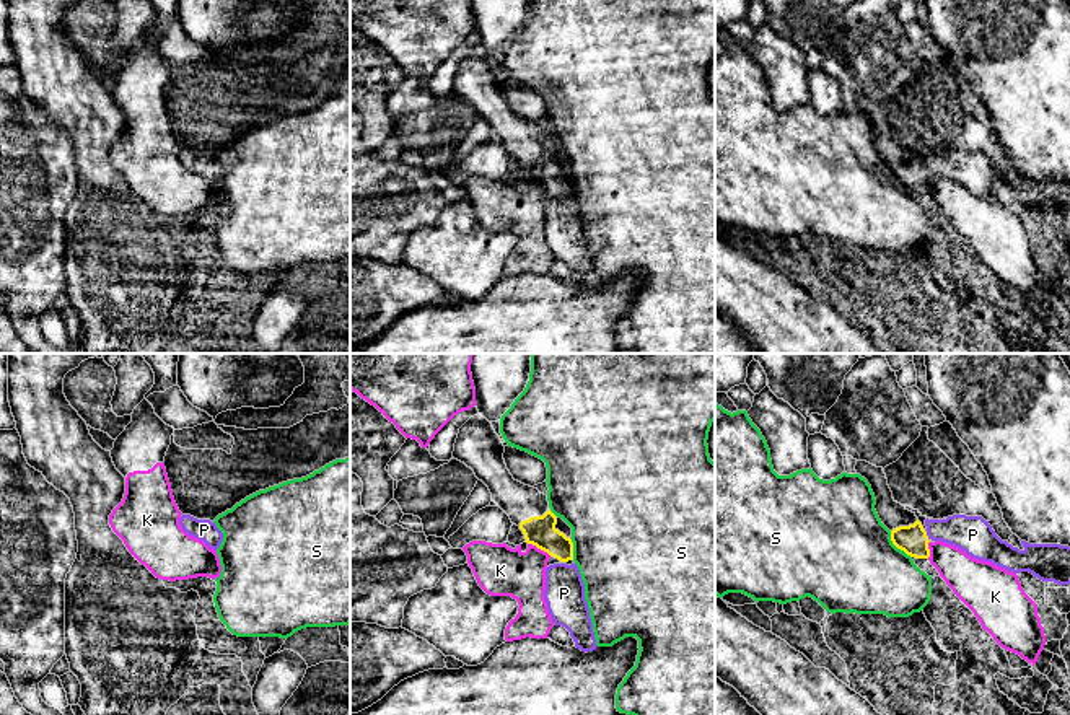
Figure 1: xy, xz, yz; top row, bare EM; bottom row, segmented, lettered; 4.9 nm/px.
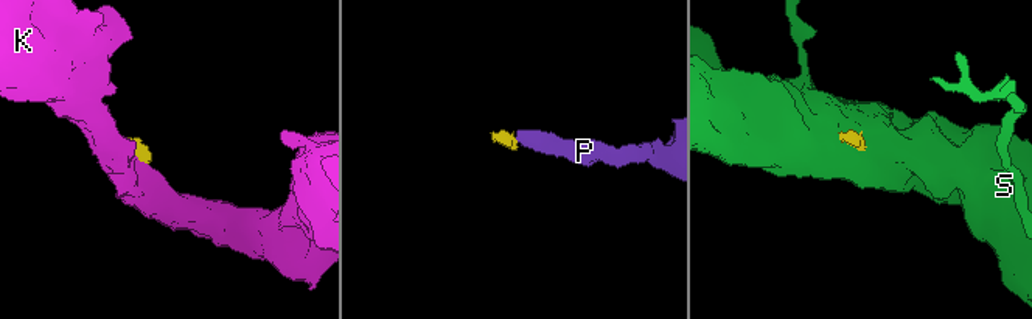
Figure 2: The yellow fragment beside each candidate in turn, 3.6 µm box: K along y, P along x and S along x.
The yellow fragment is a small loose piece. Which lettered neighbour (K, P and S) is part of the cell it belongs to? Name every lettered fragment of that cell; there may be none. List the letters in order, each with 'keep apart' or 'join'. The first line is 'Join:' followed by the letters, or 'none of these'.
Join: P
K: keep apart
P: join
S: keep apart

